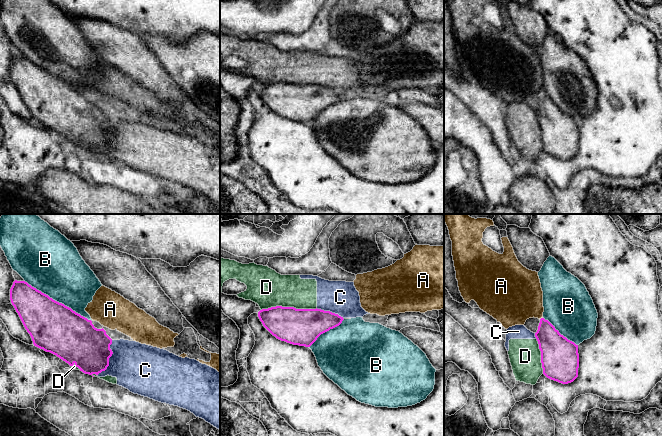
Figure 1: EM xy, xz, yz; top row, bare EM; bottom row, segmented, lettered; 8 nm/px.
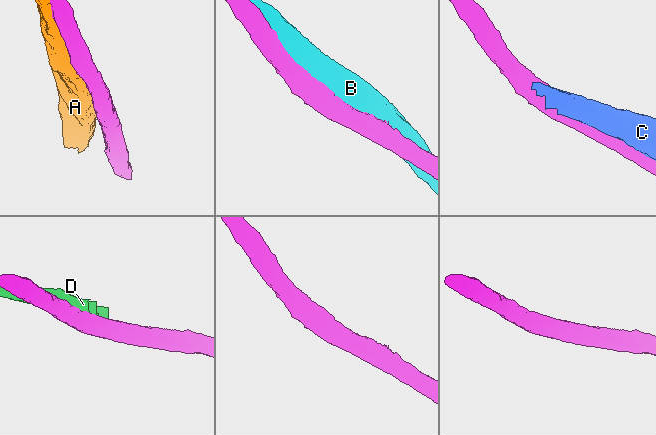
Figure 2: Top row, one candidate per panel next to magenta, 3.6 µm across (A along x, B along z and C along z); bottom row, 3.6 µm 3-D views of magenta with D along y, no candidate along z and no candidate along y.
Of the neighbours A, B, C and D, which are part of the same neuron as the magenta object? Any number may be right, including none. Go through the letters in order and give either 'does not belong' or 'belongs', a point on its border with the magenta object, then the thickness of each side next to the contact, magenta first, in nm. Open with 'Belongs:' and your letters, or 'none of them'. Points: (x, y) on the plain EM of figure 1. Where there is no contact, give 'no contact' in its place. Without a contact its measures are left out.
Belongs: none of them
A: does not belong | yz (541, 94) | 220/380 nm
B: does not belong | xy (56, 77) | 400/420 nm
C: does not belong | xy (108, 135) | 340/380 nm
D: does not belong | xz (288, 83) | 300/300 nm

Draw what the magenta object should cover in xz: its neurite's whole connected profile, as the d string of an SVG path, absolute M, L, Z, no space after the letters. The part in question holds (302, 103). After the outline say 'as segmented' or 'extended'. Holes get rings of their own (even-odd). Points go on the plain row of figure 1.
M276 82L262 85L258 93L263 102L277 115L310 123L317 114L339 102L343 93L321 85L296 85Z; as segmented

